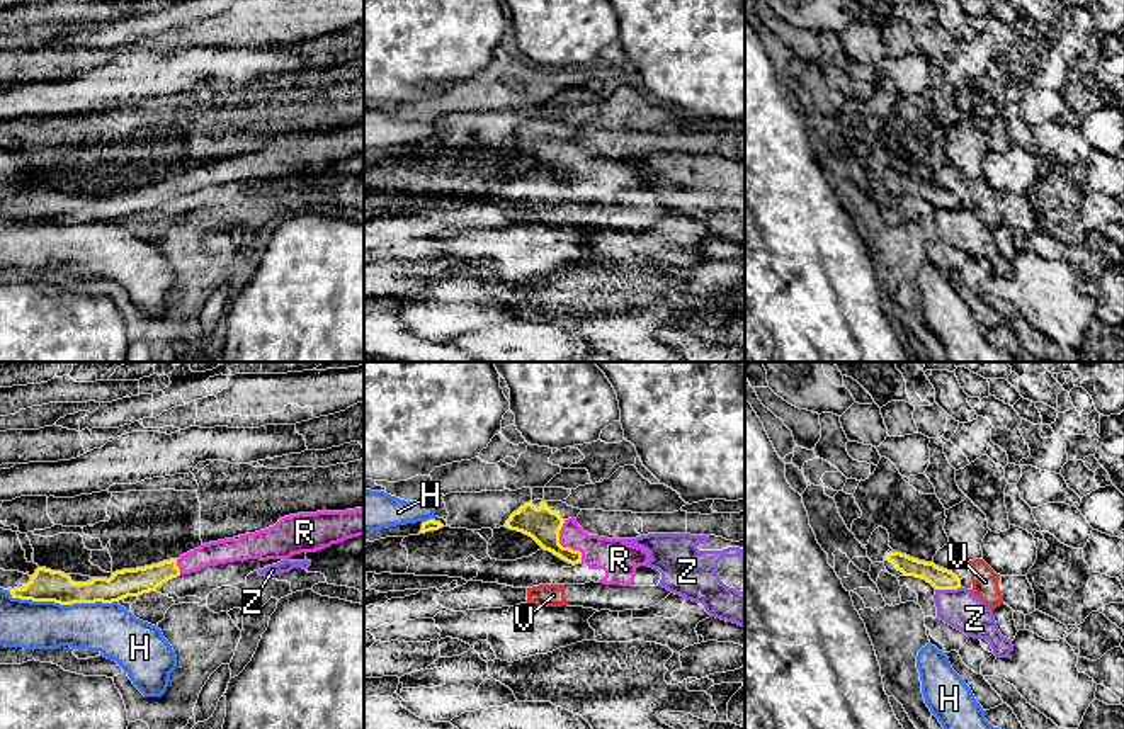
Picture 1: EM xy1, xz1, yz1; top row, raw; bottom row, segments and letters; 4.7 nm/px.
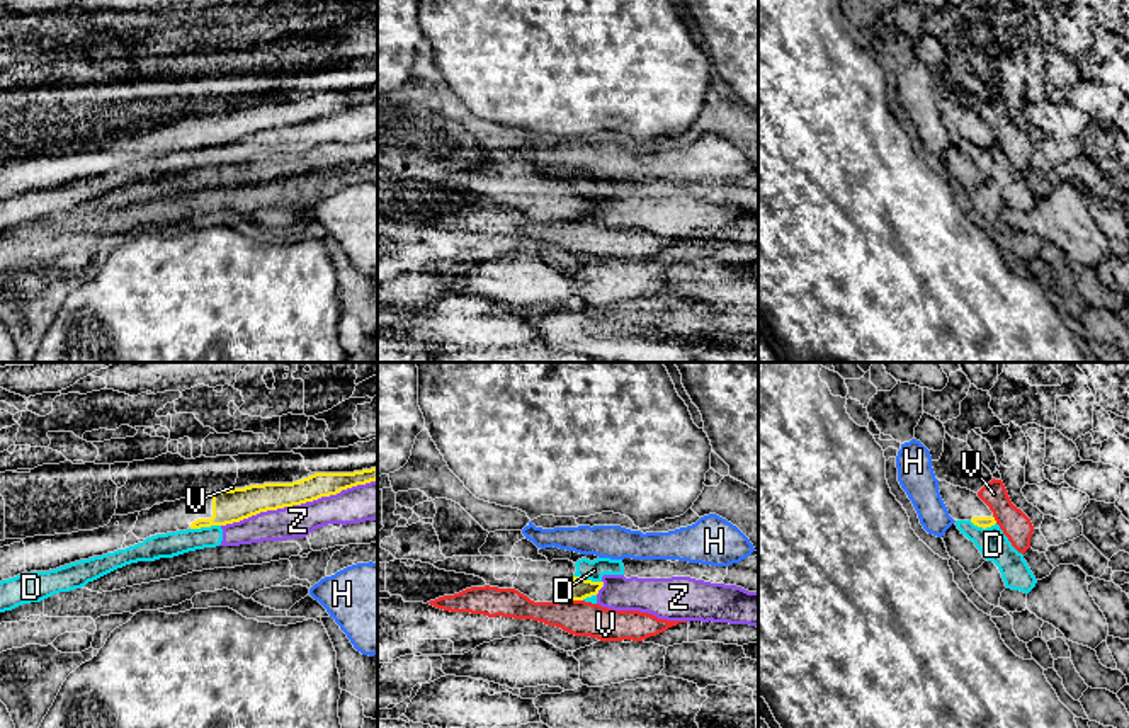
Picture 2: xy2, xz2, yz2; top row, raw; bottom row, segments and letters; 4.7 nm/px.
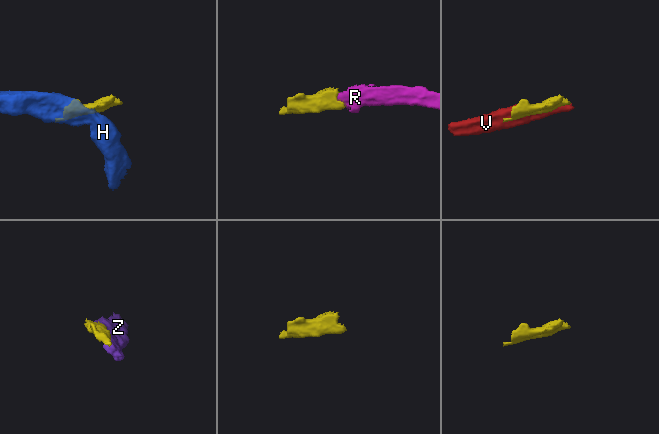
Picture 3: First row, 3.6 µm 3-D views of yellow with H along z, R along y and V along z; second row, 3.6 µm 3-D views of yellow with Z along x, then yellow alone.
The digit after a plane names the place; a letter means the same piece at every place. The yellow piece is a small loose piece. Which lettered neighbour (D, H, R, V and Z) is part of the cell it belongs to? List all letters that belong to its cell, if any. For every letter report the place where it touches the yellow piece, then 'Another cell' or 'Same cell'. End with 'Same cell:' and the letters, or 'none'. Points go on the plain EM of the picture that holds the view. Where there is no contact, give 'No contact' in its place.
D: Touches yellow at xy2 (204, 145). Another cell
H: Touches yellow at xy1 (63, 223). Another cell
R: Touches yellow at xz1 (562, 165). Same cell
V: Touches yellow at xz2 (575, 218). Another cell
Z: Touches yellow at xy2 (298, 123). Another cell
Same cell: R

